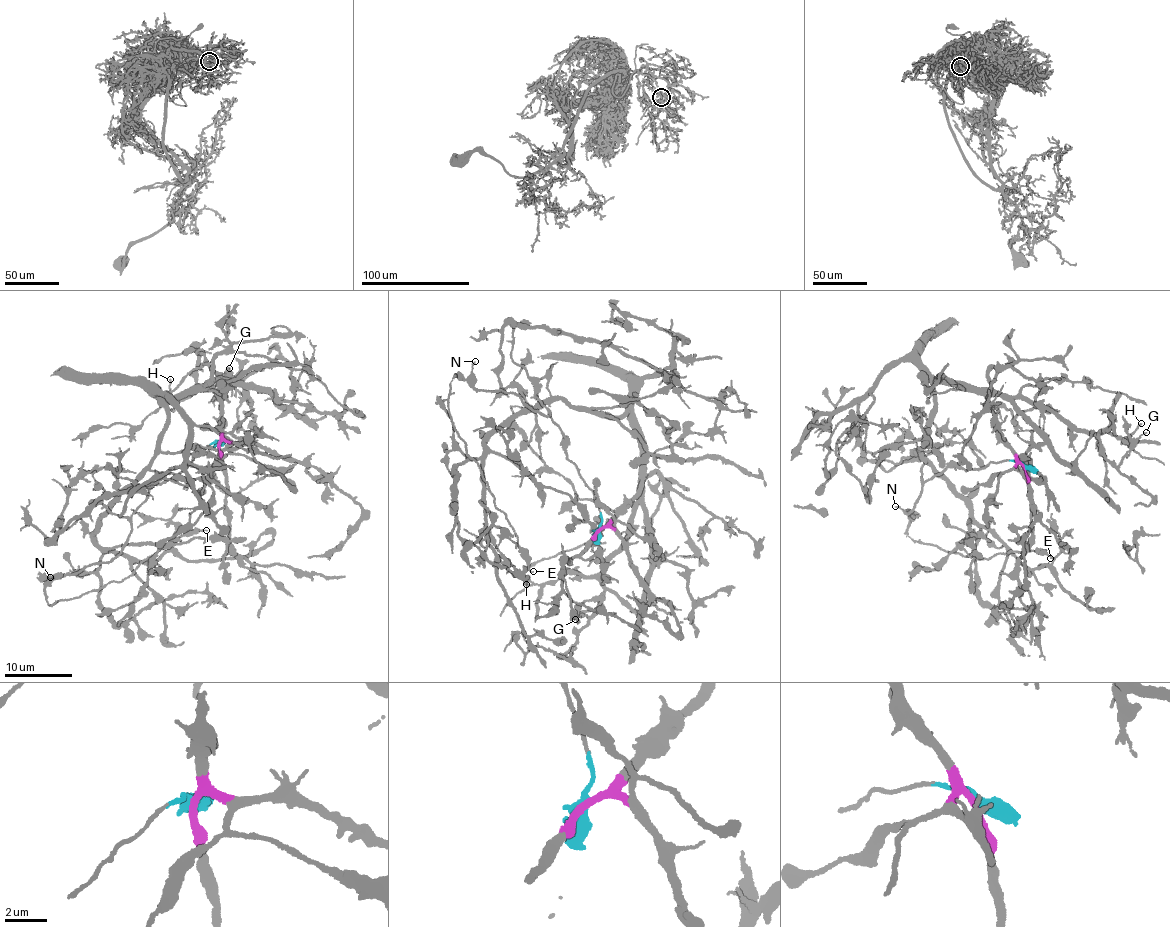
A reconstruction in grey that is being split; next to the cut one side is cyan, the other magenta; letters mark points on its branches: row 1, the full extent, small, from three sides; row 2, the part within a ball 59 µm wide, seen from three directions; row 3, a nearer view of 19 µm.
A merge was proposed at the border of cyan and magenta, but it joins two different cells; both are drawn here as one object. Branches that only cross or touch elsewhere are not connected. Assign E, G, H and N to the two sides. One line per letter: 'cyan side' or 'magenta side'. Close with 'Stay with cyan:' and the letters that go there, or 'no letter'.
E: cyan side
G: magenta side
H: magenta side
N: cyan side
Stay with cyan: E, N

